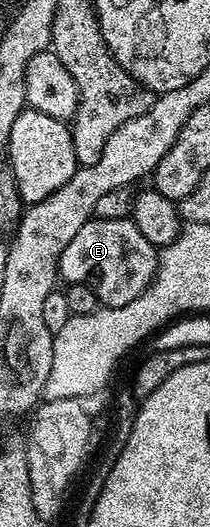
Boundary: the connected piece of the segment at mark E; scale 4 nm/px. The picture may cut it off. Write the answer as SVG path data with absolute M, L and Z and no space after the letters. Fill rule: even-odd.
M131 218L88 220L78 233L74 233L74 241L62 249L59 278L65 284L84 283L100 299L105 307L121 307L130 305L152 284L156 277L158 248L146 237L142 237L138 225Z

